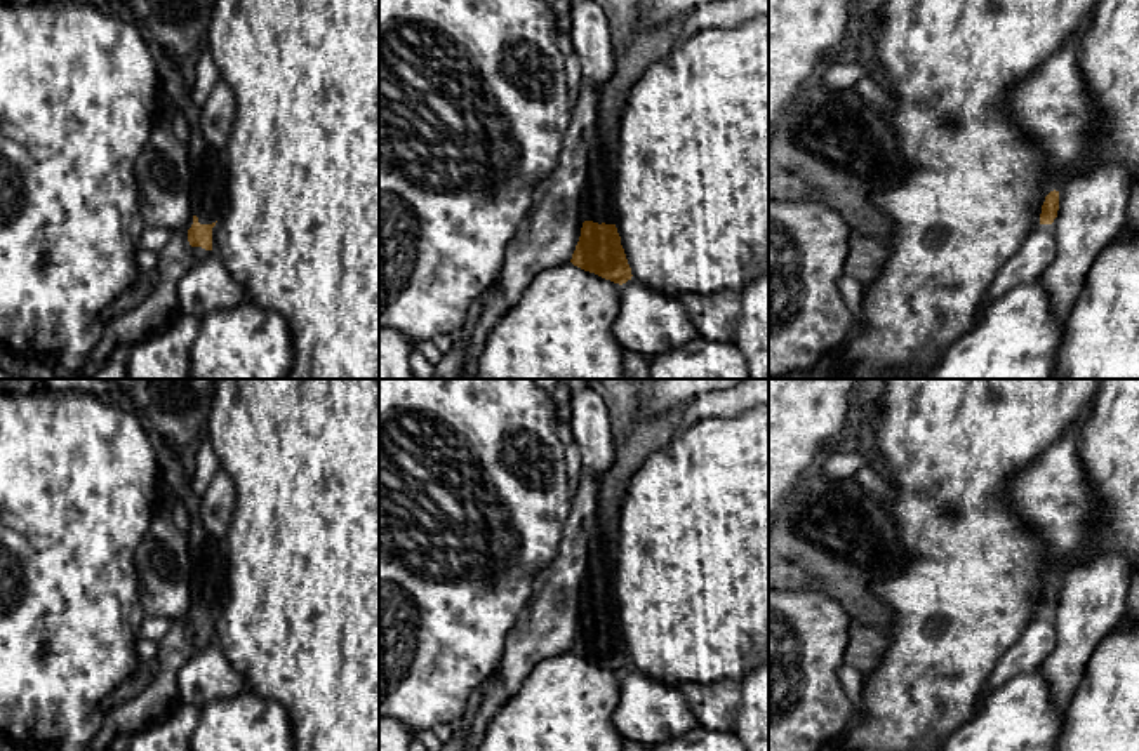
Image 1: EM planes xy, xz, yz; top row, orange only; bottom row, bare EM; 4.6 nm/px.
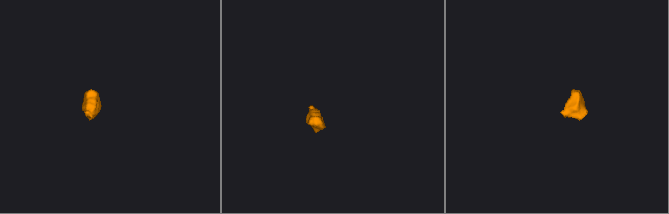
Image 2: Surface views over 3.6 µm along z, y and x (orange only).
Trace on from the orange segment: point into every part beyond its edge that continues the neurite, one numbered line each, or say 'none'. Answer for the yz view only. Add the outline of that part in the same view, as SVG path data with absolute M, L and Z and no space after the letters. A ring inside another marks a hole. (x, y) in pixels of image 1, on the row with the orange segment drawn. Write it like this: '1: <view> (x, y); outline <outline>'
none

